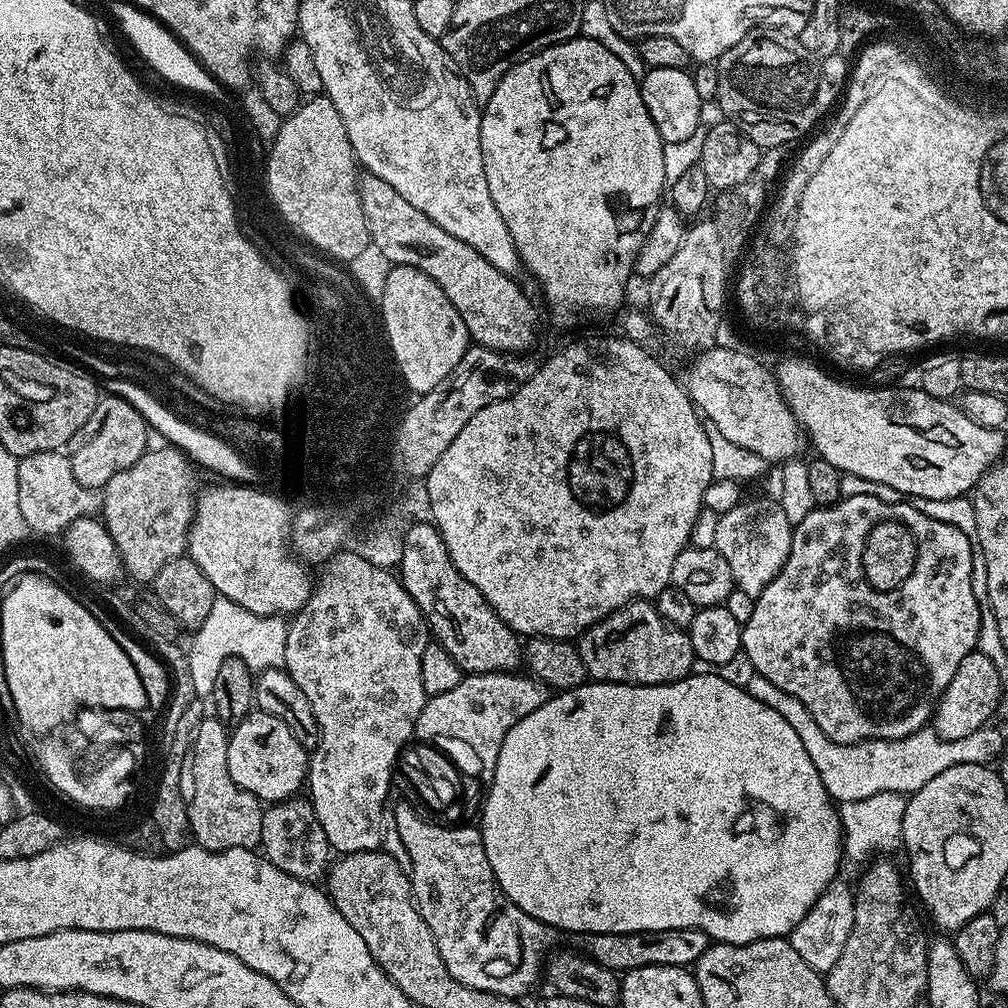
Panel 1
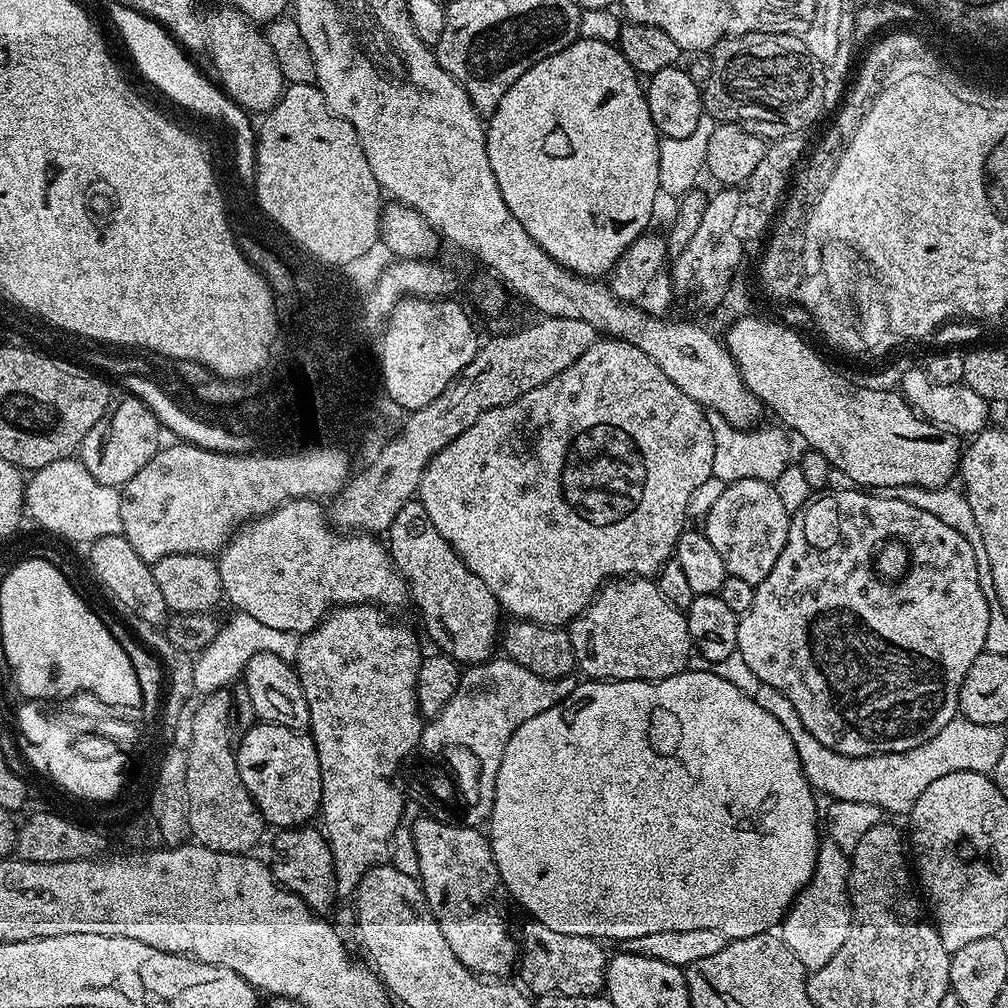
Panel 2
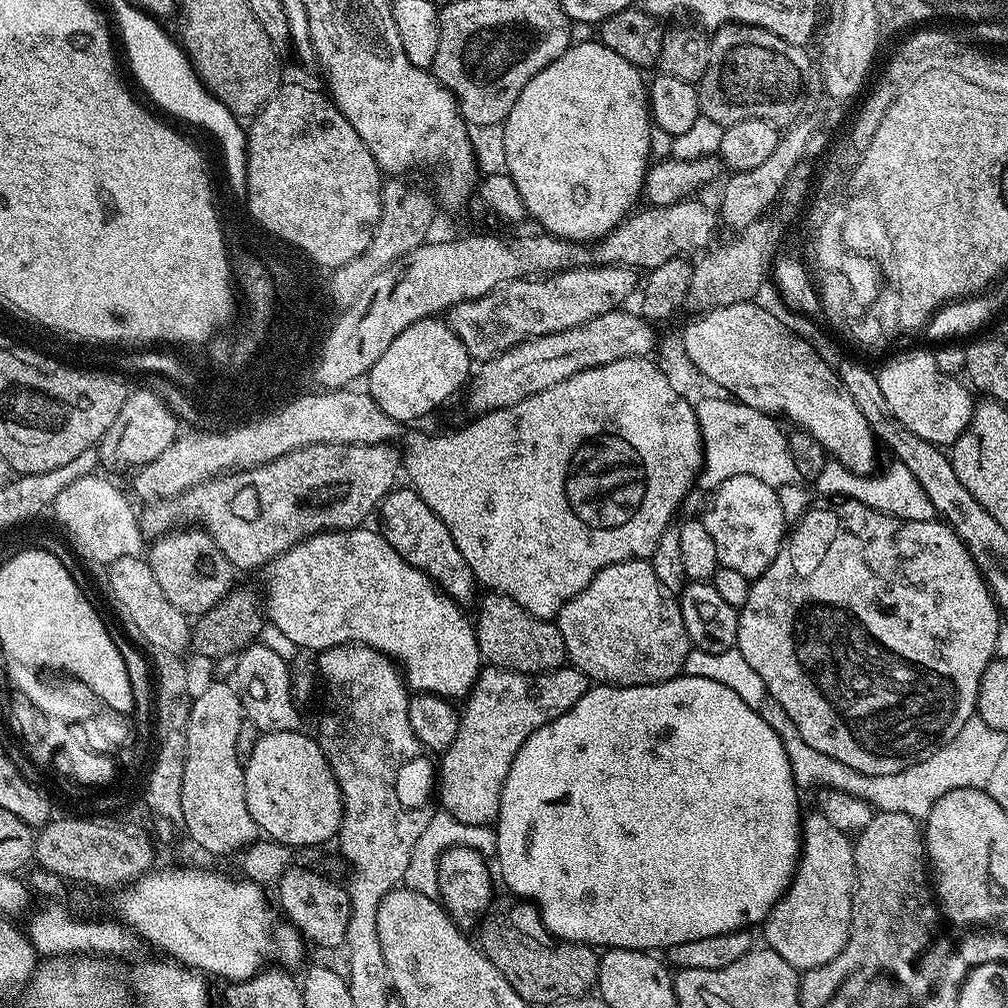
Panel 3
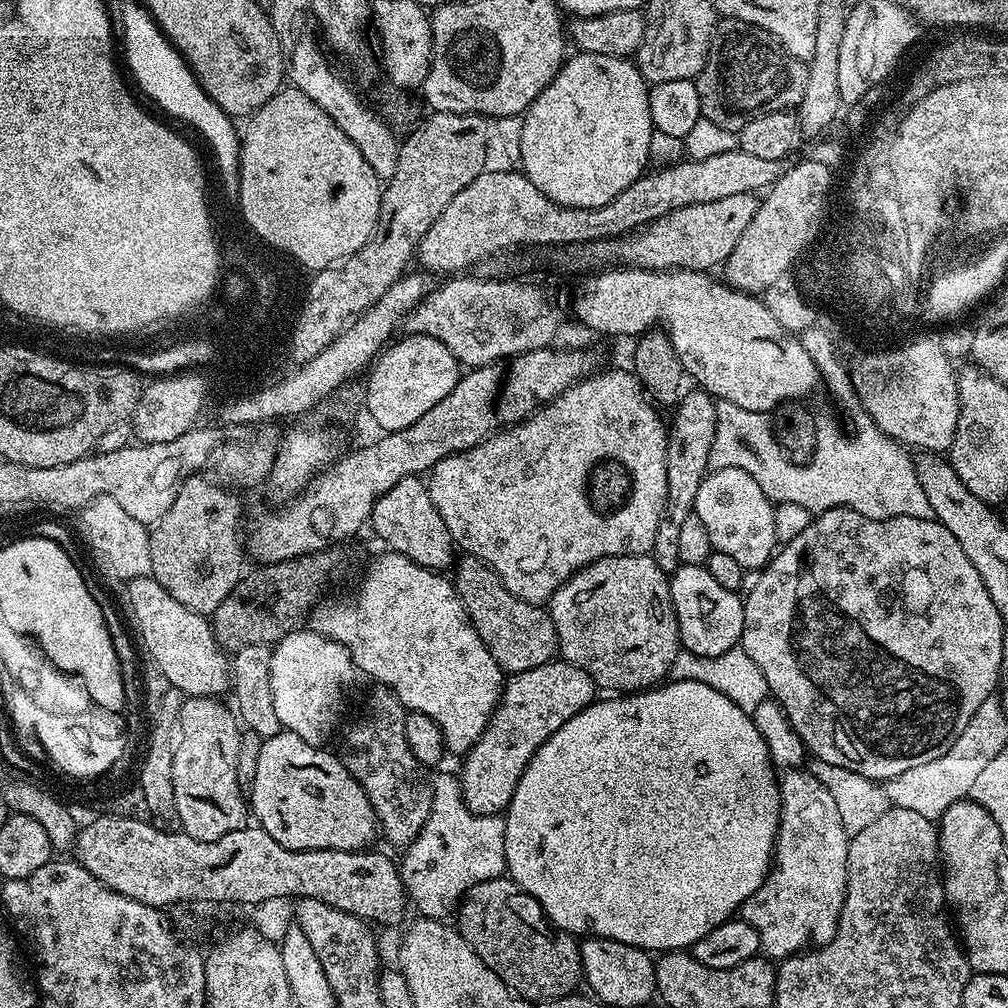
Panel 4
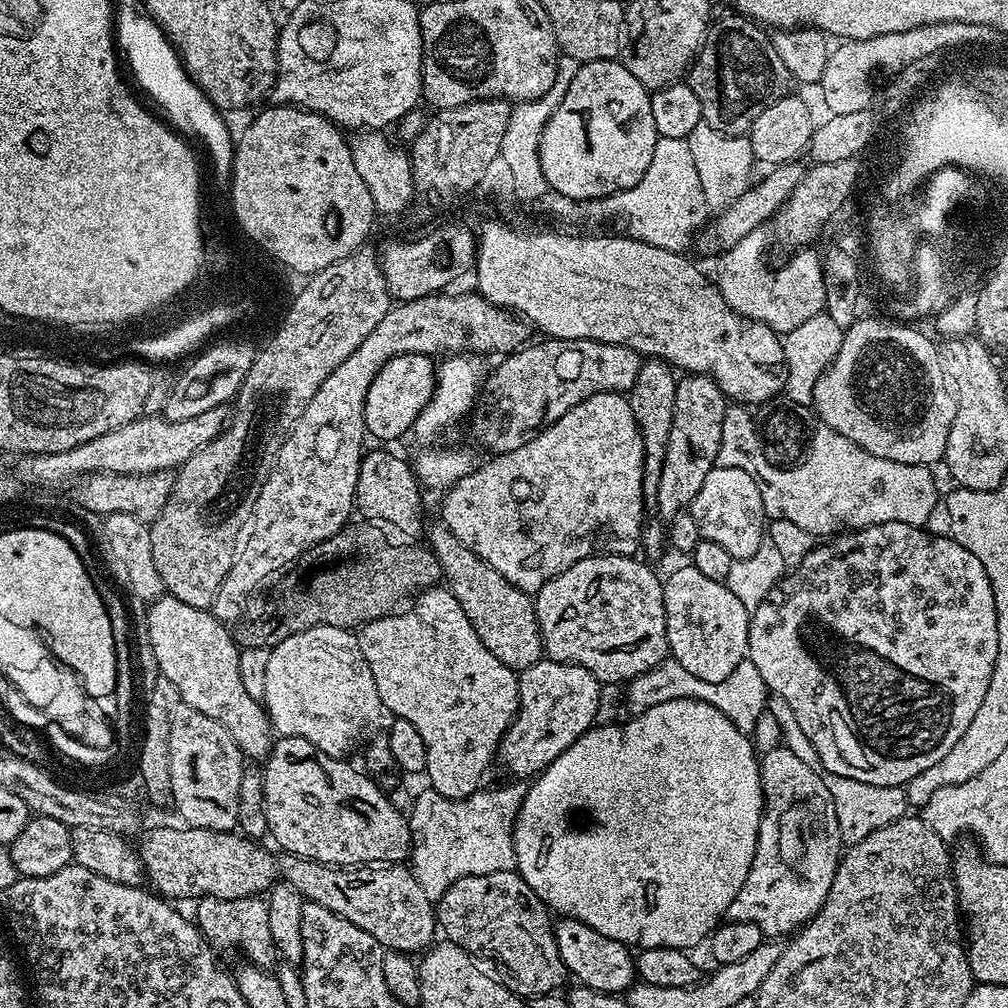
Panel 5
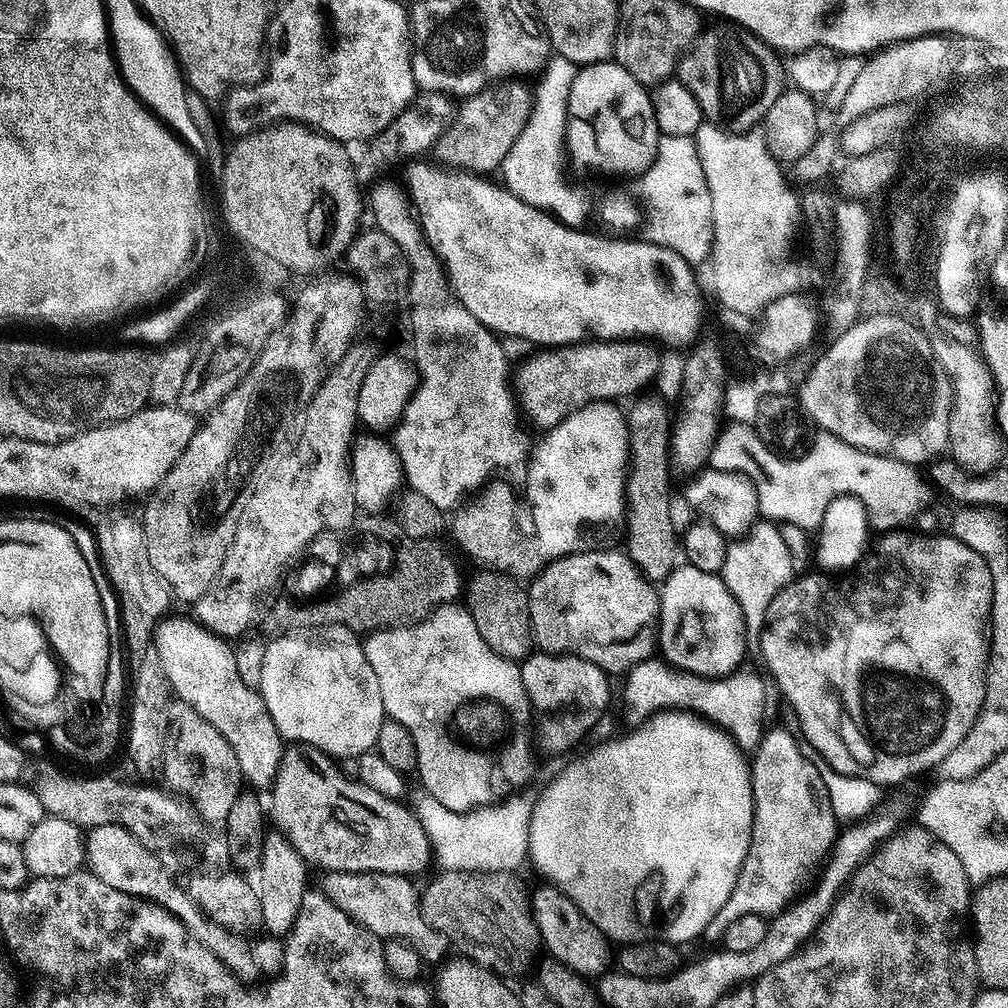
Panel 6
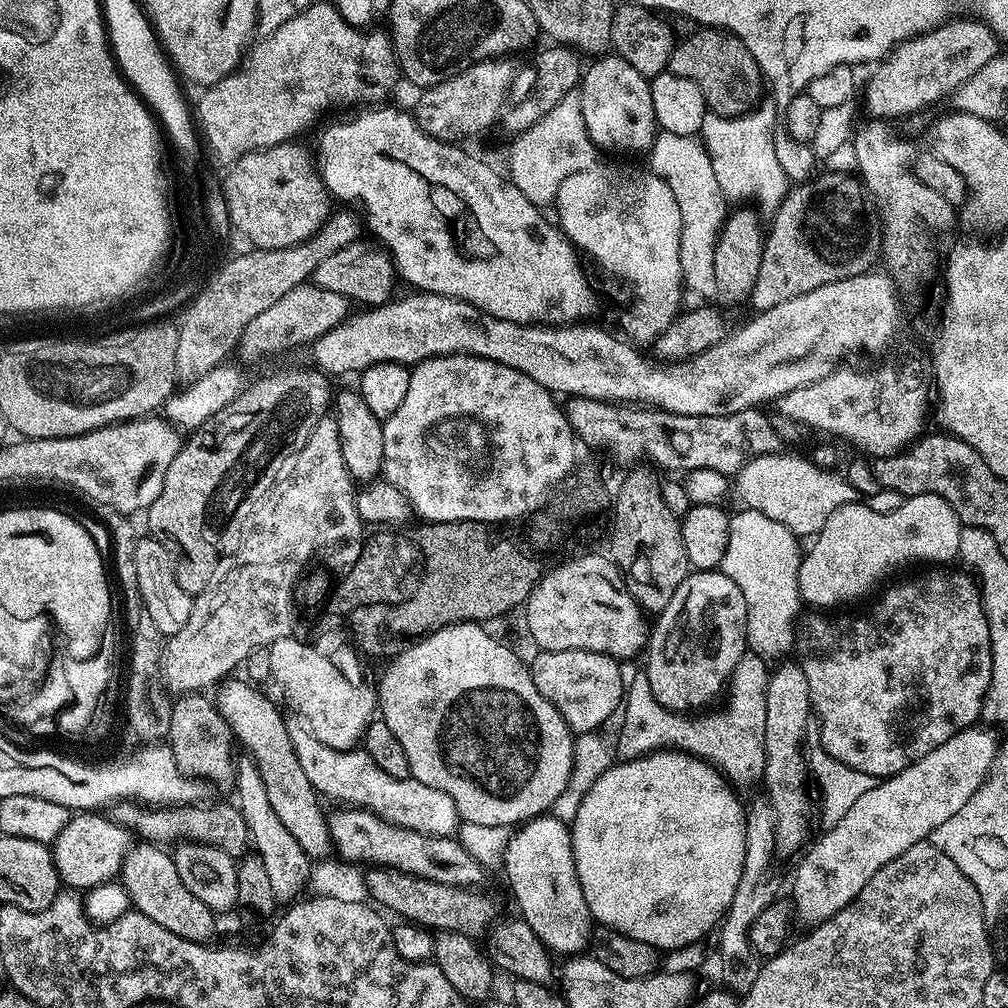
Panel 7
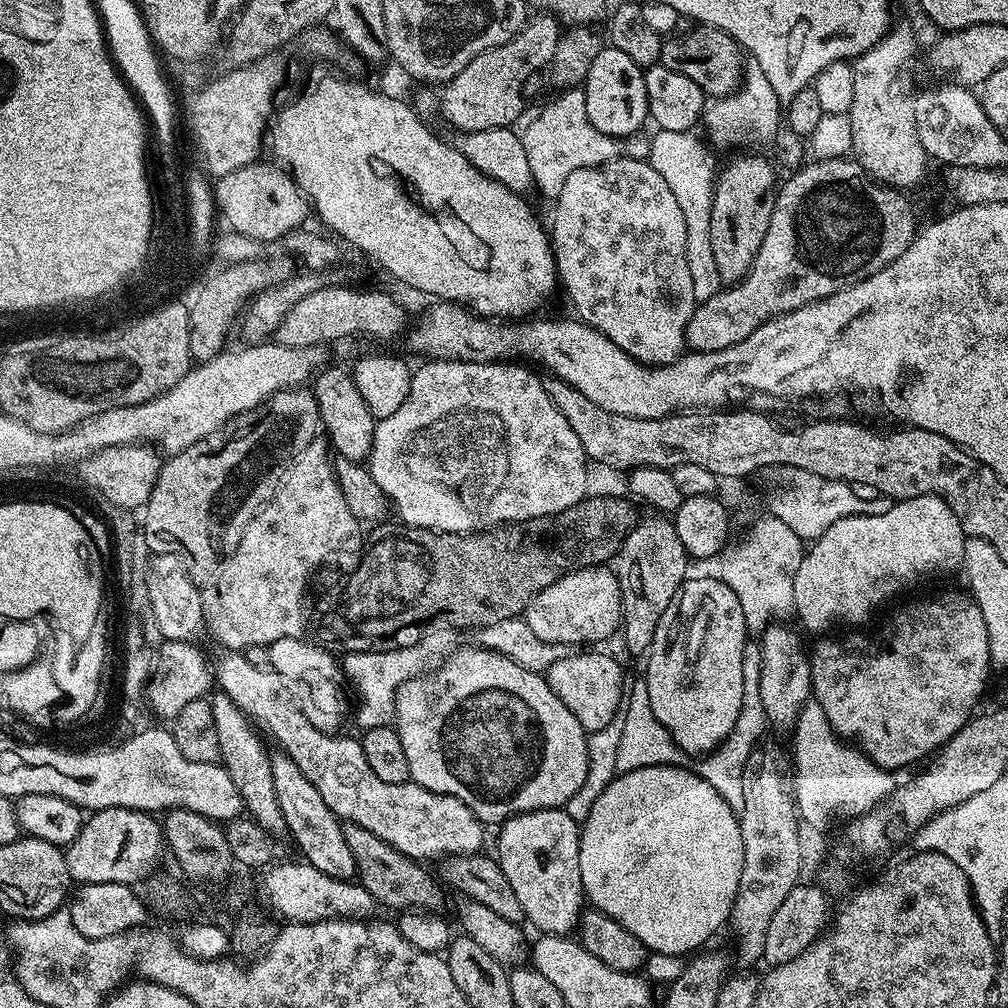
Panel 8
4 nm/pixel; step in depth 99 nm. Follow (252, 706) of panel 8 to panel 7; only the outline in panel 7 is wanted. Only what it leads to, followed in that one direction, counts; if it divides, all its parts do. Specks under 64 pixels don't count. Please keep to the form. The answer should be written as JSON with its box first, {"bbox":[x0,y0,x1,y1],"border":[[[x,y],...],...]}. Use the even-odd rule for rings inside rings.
{"bbox":[292,731,461,836],"border":[[[293,731],[292,741],[306,778],[310,778],[312,787],[323,797],[326,795],[334,800],[342,800],[340,802],[346,806],[366,808],[392,824],[427,836],[452,836],[457,831],[461,818],[450,794],[442,794],[442,790],[434,790],[434,786],[426,786],[411,778],[392,778],[363,750],[331,749],[323,745],[311,731]]]}

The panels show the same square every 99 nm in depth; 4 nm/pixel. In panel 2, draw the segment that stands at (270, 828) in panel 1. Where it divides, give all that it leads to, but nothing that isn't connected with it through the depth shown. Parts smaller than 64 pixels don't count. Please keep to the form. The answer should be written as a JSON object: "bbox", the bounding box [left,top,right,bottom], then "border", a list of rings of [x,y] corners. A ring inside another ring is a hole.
{"bbox":[270,826,338,914],"border":[[[301,826],[277,831],[276,841],[272,844],[272,852],[276,855],[276,861],[271,861],[270,867],[273,876],[276,877],[276,883],[290,890],[302,902],[306,902],[306,906],[310,906],[313,912],[324,914],[327,913],[327,908],[331,909],[338,900],[336,867],[332,861],[328,837],[319,827],[312,827]]]}

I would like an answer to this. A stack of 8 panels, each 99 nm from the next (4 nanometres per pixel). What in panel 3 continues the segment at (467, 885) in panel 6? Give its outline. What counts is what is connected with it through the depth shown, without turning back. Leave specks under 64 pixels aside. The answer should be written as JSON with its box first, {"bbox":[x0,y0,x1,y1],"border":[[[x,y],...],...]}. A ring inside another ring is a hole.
{"bbox":[478,903,600,1006],"border":[[[493,903],[478,921],[478,947],[486,959],[494,962],[502,978],[506,978],[530,1006],[550,1006],[555,1000],[591,993],[596,988],[600,965],[597,949],[590,944],[560,940],[547,932],[535,904],[512,903],[516,904]]]}

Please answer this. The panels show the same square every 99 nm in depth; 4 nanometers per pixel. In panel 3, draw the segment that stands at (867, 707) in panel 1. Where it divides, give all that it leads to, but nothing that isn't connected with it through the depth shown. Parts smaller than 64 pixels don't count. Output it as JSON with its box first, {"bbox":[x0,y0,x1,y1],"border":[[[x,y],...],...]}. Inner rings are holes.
{"bbox":[736,498,1002,774],"border":[[[840,498],[828,502],[825,508],[810,507],[785,535],[784,544],[774,562],[770,562],[766,571],[752,581],[746,606],[738,609],[740,621],[736,635],[736,647],[740,649],[742,658],[750,662],[751,669],[762,678],[767,695],[776,700],[786,714],[790,714],[790,722],[798,726],[798,734],[802,734],[806,746],[814,746],[818,754],[830,754],[830,758],[838,758],[838,762],[862,774],[892,774],[902,770],[905,762],[924,759],[950,742],[950,738],[954,738],[954,734],[966,726],[968,719],[976,712],[982,674],[997,655],[998,630],[1002,623],[1002,613],[992,597],[991,588],[953,528],[939,519],[914,520],[912,542],[902,542],[902,546],[898,546],[894,536],[884,542],[886,538],[880,538],[878,532],[874,534],[874,526],[878,524],[882,524],[880,512],[857,500]],[[850,532],[856,538],[854,546],[848,546]]]}

